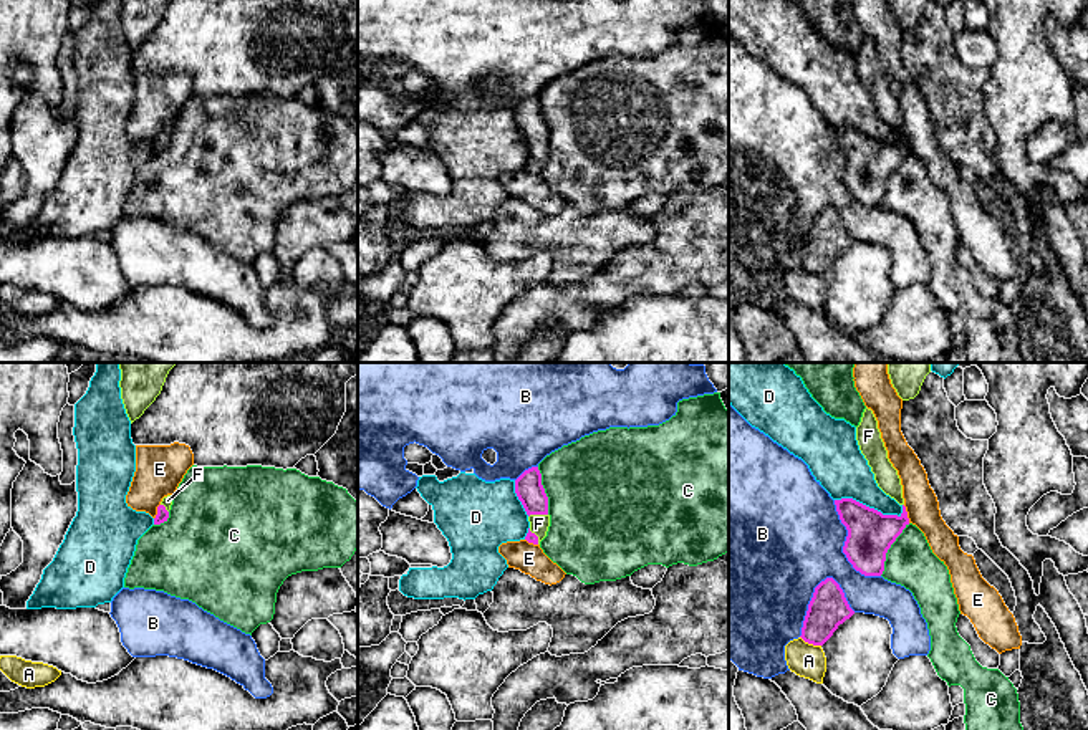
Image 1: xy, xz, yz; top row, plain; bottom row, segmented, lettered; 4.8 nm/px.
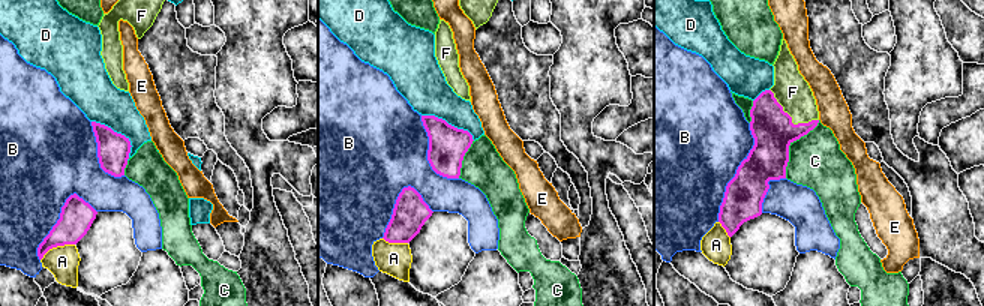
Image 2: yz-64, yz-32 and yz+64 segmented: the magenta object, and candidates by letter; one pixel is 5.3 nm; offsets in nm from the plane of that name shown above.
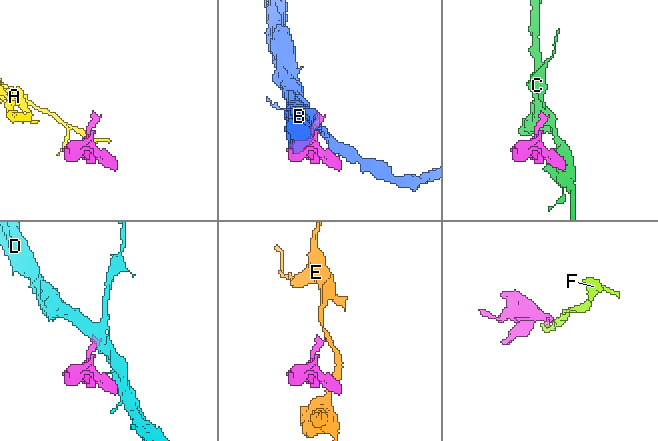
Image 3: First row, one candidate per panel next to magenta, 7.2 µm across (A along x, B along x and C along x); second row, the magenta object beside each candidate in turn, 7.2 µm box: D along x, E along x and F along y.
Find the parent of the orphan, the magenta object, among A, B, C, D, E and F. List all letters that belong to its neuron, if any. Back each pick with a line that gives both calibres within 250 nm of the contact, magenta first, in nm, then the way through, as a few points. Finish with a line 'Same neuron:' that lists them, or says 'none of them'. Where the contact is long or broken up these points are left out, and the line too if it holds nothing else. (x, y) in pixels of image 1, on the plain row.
F: 140 nm thick on the magenta side, 100 nm on the other; runs through xz (529, 118), (537, 143), (539, 153)
Same neuron: F

